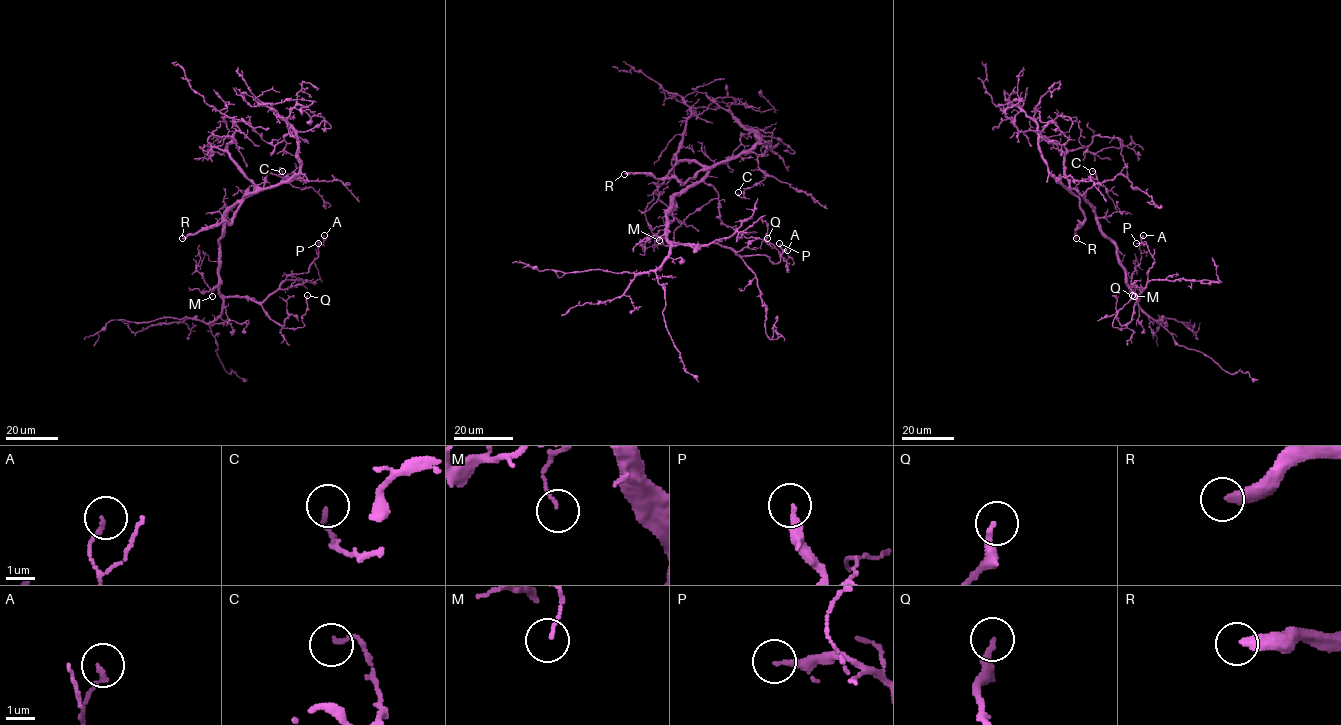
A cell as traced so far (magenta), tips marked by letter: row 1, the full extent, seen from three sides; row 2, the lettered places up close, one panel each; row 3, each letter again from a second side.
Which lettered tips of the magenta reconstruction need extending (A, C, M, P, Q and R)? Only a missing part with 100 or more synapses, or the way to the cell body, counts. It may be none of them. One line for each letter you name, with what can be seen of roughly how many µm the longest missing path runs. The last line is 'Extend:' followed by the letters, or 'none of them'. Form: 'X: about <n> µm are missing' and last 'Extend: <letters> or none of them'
R: about 80 µm are missing
Extend: R

